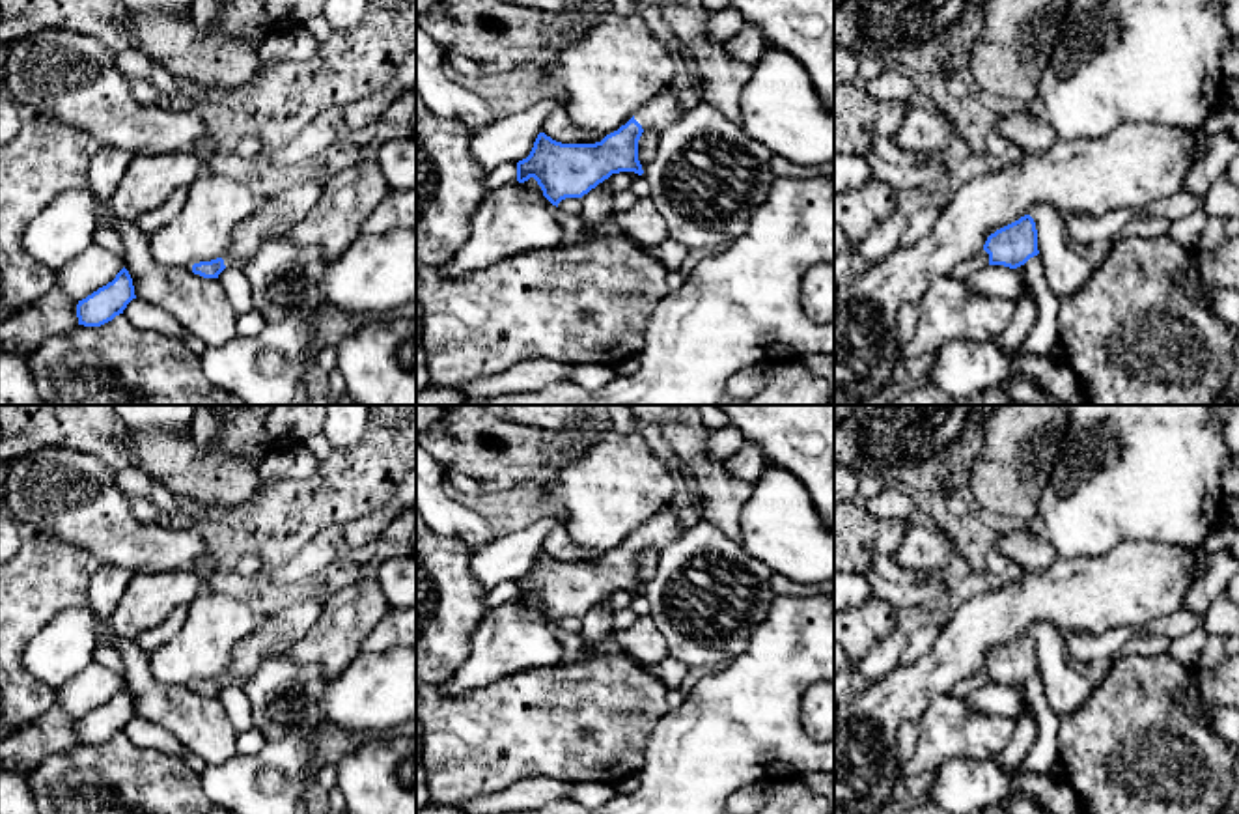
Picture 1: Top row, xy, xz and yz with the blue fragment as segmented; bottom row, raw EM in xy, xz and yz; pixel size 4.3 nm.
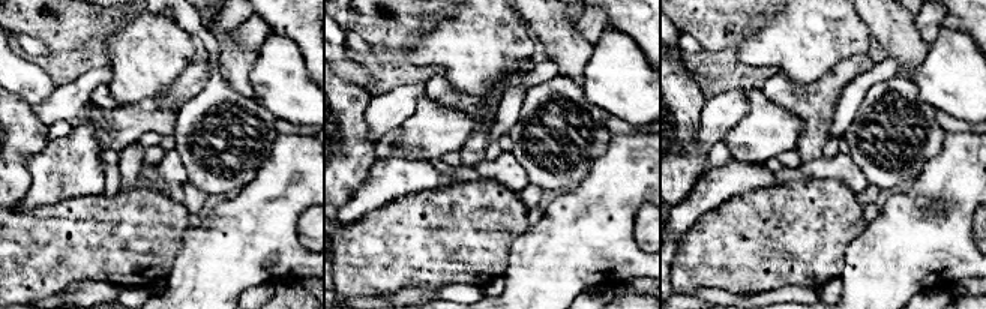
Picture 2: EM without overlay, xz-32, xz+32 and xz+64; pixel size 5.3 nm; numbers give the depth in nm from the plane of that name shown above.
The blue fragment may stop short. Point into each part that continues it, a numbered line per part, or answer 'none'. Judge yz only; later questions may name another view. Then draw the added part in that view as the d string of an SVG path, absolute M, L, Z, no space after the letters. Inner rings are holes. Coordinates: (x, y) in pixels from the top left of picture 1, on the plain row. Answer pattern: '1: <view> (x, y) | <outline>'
1: yz (967, 686) | M981 668L980 672L976 672L974 676L968 676L965 680L961 680L955 687L954 687L954 695L959 698L965 698L967 695L970 695L972 691L976 691L980 685L989 681L989 672L985 668Z

